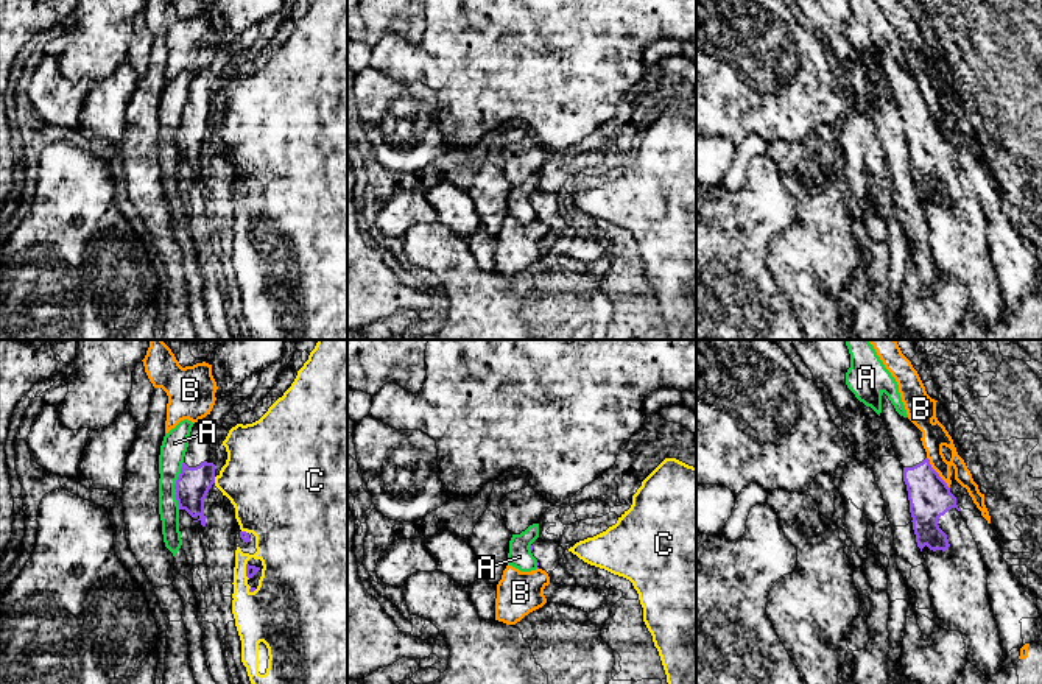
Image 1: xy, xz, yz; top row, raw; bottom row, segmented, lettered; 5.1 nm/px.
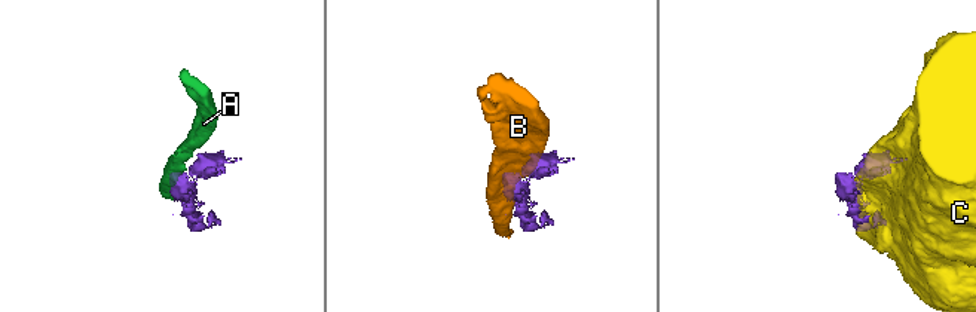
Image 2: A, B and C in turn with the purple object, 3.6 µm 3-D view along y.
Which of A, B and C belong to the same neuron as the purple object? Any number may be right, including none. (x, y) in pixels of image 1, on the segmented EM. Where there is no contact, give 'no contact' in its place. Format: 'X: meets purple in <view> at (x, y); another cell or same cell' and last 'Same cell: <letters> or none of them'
A: meets purple in xy at (175, 485); another cell
B: meets purple in yz at (936, 472); another cell
C: meets purple in xy at (214, 480); another cell
Same cell: none of them

